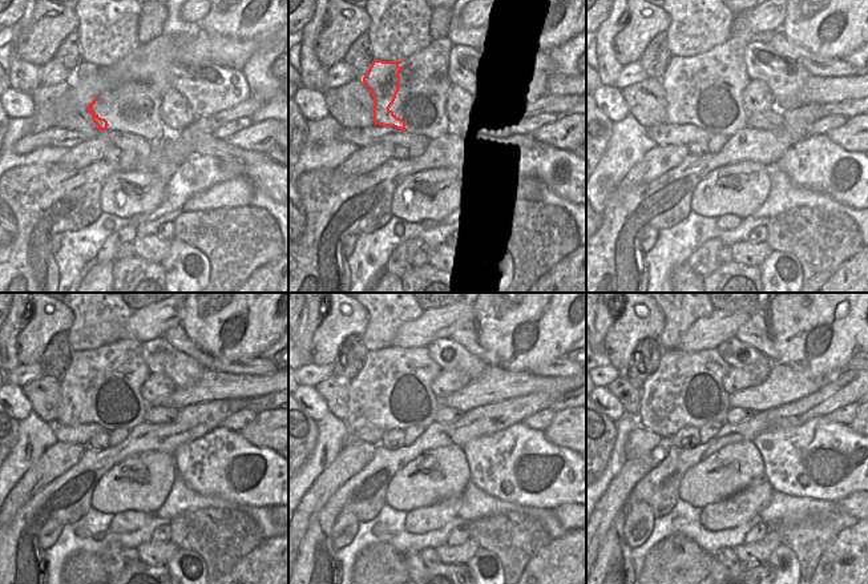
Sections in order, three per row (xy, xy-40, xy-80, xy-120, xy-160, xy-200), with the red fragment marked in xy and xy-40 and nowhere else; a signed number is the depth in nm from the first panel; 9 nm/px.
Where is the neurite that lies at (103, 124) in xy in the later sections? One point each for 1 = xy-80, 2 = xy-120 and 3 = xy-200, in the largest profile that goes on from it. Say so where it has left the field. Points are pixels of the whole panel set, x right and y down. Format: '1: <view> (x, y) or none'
1: xy-80 (679, 80)
2: xy-120 (80, 385)
3: xy-200 (665, 395)

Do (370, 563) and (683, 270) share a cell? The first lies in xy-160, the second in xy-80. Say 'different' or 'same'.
same

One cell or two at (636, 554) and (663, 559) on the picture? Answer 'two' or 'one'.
two

